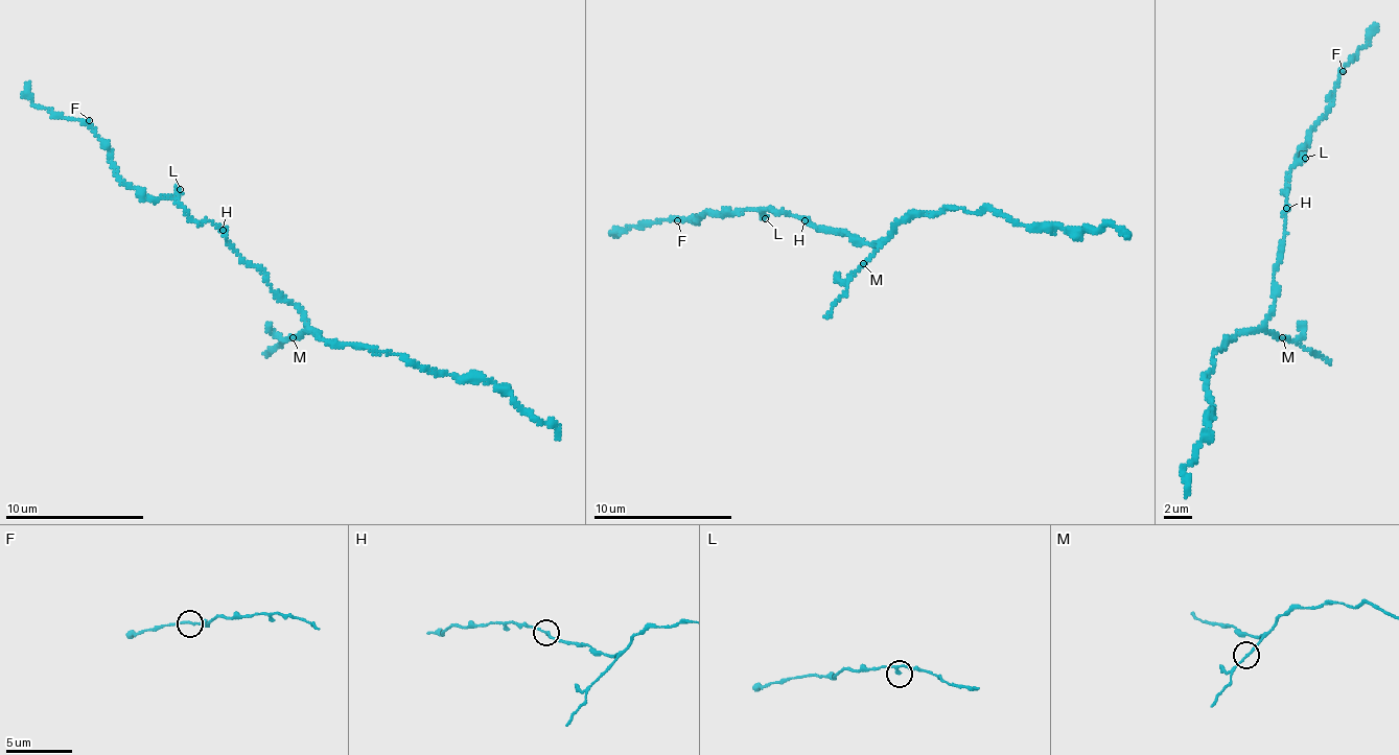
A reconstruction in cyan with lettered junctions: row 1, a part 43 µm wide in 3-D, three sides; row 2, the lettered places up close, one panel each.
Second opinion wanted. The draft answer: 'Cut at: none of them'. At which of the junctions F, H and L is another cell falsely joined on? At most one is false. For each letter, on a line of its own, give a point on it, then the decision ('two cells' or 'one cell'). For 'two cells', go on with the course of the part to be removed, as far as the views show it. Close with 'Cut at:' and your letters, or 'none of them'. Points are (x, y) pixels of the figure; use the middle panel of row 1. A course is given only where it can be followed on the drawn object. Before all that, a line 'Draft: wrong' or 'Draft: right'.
Draft: right
F: (677, 220) | one cell
H: (805, 220) | one cell
L: (765, 218) | one cell
Cut at: none of them

